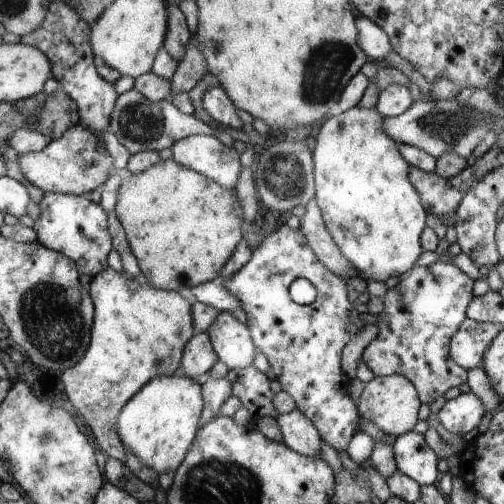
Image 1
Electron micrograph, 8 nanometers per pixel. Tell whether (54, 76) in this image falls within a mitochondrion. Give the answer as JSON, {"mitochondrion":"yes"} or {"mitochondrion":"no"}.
{"mitochondrion":"no"}

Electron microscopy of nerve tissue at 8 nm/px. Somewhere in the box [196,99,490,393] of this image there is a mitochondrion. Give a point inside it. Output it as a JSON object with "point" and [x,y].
{"point":[451,126]}

